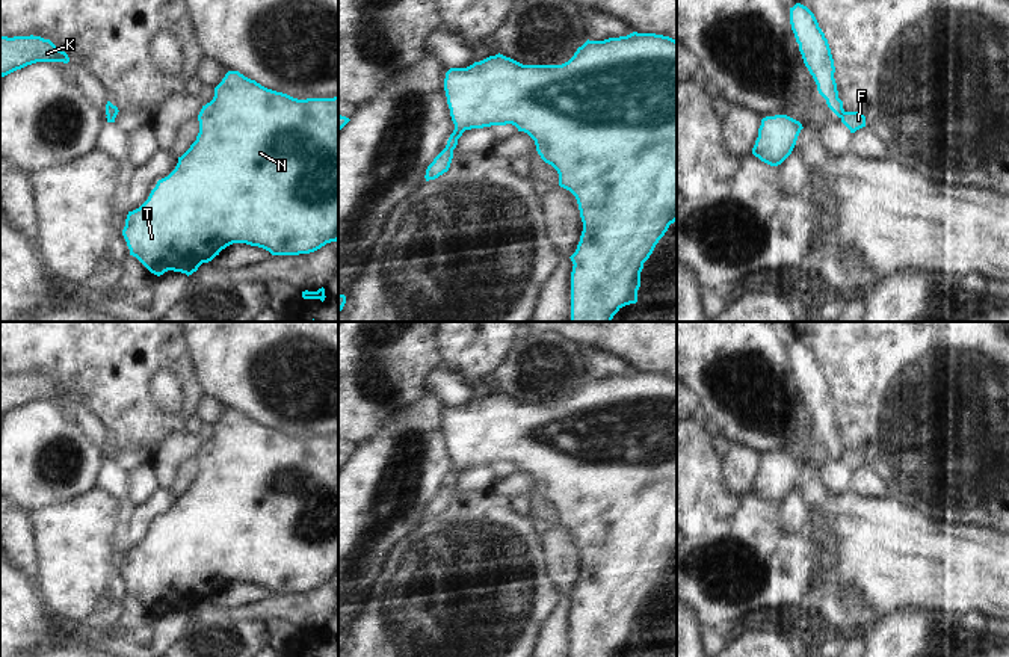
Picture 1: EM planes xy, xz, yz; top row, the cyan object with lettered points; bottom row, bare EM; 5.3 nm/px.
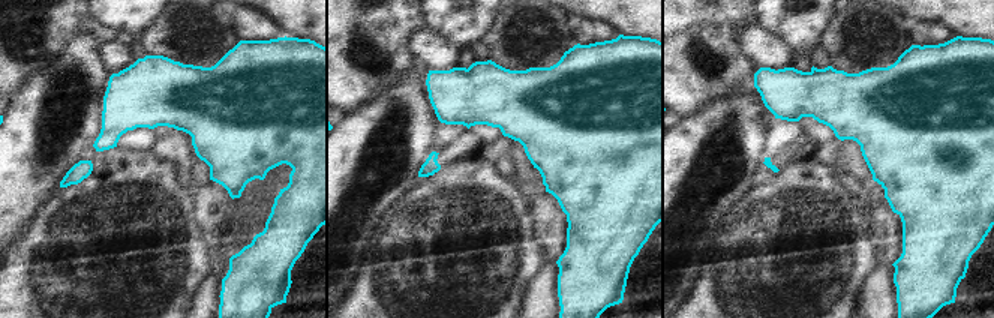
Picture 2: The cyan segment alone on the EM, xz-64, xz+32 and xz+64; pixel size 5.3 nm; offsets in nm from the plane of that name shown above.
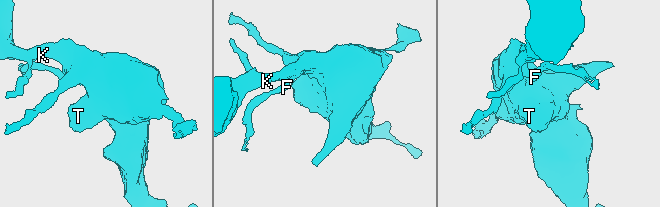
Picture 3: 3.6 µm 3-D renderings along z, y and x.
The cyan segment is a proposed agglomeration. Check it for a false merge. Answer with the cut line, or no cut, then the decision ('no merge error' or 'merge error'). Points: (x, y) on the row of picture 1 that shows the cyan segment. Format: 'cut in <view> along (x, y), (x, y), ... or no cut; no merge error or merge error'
cut in xz along (446, 147), (452, 151); merge error

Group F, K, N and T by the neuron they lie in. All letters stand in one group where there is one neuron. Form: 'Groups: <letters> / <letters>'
Groups: F / K N T.

